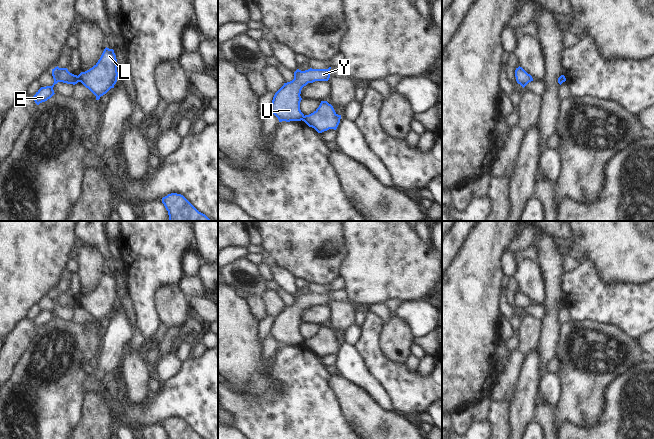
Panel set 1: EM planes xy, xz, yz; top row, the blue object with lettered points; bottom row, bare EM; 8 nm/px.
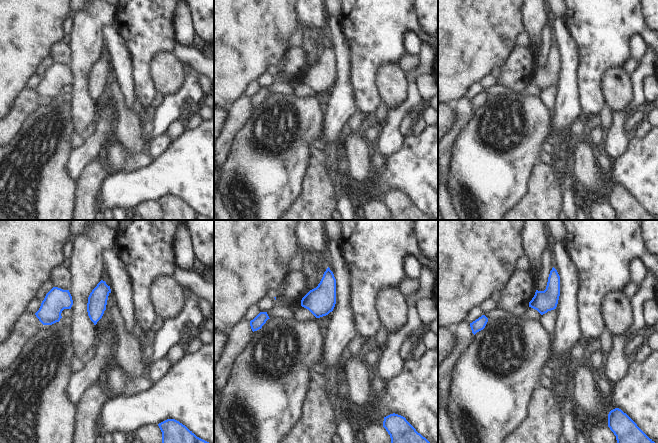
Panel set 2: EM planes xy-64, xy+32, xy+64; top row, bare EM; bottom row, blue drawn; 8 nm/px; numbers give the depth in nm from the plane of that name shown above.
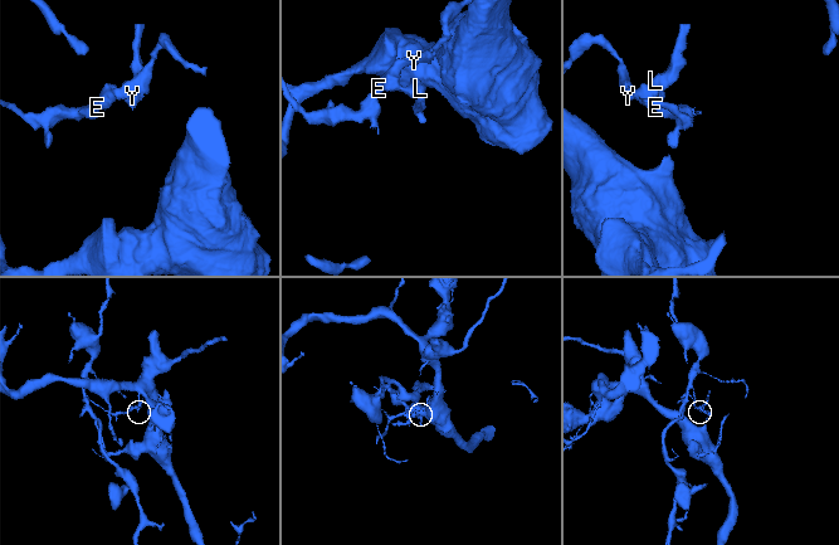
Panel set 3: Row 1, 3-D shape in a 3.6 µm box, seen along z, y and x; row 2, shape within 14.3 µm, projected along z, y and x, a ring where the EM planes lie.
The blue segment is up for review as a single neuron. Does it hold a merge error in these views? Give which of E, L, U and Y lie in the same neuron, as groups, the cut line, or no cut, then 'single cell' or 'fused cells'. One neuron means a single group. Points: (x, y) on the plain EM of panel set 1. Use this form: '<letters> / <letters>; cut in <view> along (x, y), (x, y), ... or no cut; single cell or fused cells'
E U Y / L; cut in xy along (77, 300), (79, 305); fused cells

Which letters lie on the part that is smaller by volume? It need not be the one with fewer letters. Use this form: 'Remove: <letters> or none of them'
Remove: L

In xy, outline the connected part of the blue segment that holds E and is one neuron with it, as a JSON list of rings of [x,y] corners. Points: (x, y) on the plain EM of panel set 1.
[[[58,290],[52,293],[52,300],[54,307],[52,310],[41,311],[33,320],[37,329],[50,323],[55,317],[53,311],[58,306],[67,308],[77,308],[79,306],[78,300],[70,297],[67,292],[59,292]]]

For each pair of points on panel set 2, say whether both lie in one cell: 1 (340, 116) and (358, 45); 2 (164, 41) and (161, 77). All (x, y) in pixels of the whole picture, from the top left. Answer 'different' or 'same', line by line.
1: different
2: different

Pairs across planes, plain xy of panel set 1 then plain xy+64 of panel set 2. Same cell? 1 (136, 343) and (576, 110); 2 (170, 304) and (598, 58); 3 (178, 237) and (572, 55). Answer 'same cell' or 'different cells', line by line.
1: different cells
2: different cells
3: different cells

